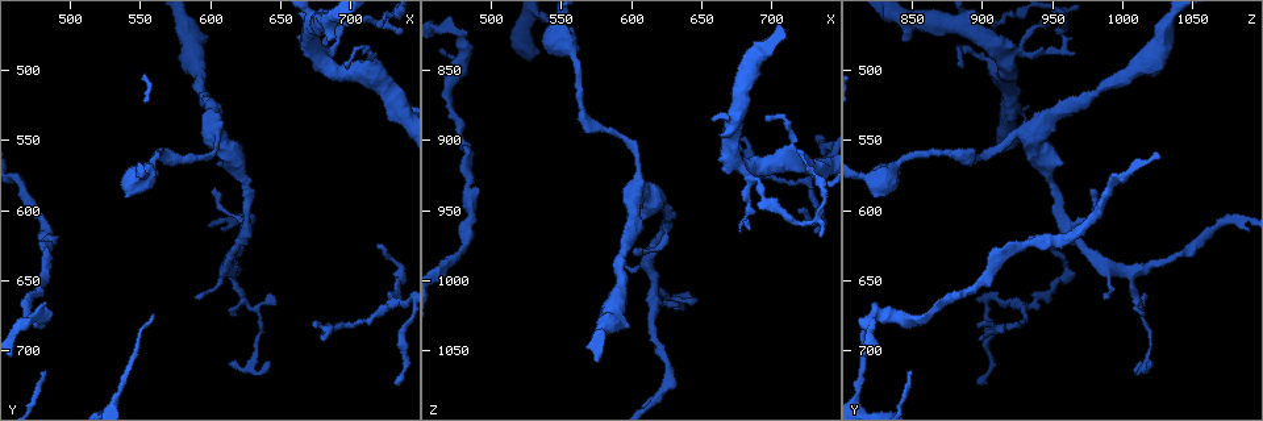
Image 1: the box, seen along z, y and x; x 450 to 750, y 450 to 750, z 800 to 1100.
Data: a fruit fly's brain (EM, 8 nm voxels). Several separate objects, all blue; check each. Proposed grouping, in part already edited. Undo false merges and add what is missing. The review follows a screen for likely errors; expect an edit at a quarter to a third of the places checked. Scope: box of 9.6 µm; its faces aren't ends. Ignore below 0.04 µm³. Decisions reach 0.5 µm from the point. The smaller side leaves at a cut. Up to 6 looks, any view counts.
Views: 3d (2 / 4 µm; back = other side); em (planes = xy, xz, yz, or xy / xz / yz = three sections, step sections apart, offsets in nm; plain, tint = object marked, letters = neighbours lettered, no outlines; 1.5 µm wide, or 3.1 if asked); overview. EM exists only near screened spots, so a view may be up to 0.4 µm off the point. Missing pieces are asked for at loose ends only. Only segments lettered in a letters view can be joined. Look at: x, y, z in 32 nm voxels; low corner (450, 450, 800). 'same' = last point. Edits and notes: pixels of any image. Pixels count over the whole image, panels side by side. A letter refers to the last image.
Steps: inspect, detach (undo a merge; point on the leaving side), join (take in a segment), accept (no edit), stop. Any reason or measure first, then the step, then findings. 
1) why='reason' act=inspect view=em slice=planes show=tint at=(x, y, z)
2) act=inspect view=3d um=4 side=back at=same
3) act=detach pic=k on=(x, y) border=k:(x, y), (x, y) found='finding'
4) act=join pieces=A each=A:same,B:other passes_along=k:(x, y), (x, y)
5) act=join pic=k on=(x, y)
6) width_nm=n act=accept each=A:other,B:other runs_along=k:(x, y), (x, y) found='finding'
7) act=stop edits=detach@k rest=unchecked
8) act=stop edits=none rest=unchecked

why='free end' act=inspect view=em slice=planes show=letters at=(718, 622, 950)

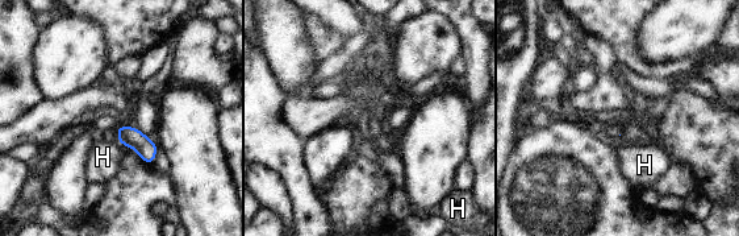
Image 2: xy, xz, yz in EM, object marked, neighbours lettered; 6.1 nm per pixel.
longest_contact=H:80nm act=accept each=H:other border=2:(116, 139), (124, 147) found='no lettered segment goes on from it'

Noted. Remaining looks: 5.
why='thin end' act=inspect view=em slice=planes show=letters at=(676, 684, 898)

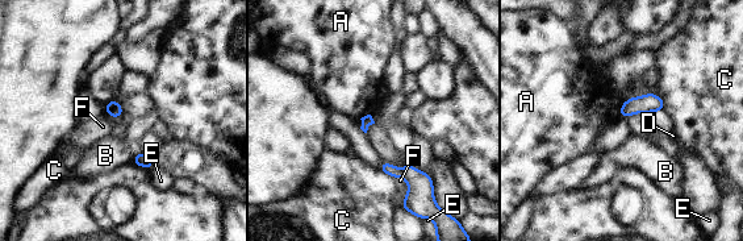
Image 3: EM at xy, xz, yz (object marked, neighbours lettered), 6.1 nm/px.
act=accept each=A:other,B:other,C:other,D:other,E:other,F:other found='no lettered segment goes on from it'

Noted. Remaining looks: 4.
why='tapers out' act=inspect view=em slice=xz step=8 show=plain at=(614, 712, 1018)

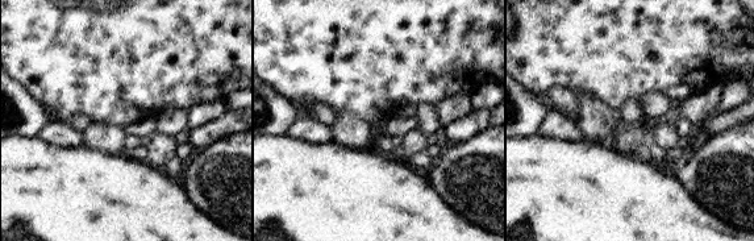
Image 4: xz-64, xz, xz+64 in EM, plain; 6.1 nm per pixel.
why='see the neighbours' act=inspect view=em slice=xz step=8 show=letters at=same

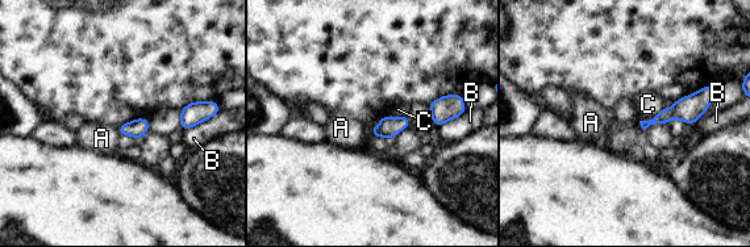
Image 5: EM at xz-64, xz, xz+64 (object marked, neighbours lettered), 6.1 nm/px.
act=accept each=A:other,B:other,C:other found='no lettered segment goes on from it'

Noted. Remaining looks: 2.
act=stop edits=none rest=unchecked

